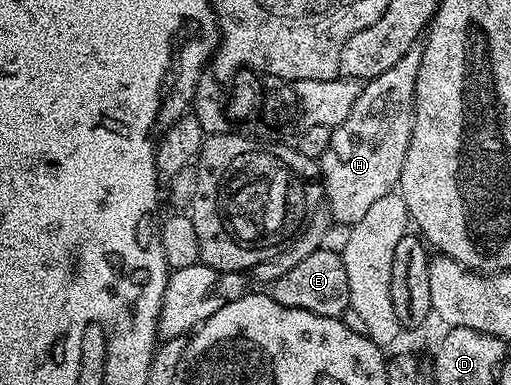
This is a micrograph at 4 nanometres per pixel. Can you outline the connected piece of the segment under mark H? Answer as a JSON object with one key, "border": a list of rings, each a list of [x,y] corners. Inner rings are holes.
{"border":[[[417,42],[402,54],[399,62],[394,62],[386,74],[378,74],[361,87],[358,98],[343,122],[332,129],[330,146],[318,161],[322,177],[322,196],[326,201],[328,215],[337,225],[351,226],[358,222],[387,192],[399,185],[402,166],[406,162],[406,150],[410,146],[410,134],[414,124],[414,102],[416,101],[416,79],[418,66],[422,66],[423,43]]]}

